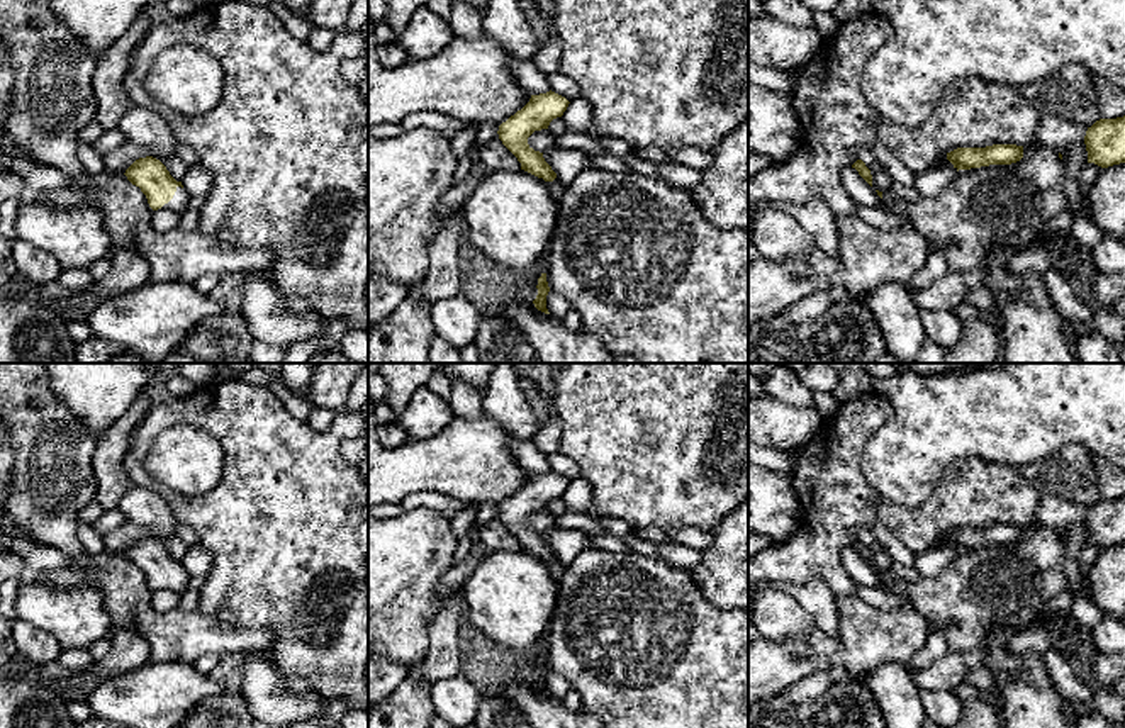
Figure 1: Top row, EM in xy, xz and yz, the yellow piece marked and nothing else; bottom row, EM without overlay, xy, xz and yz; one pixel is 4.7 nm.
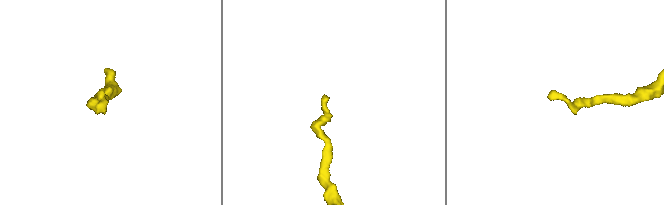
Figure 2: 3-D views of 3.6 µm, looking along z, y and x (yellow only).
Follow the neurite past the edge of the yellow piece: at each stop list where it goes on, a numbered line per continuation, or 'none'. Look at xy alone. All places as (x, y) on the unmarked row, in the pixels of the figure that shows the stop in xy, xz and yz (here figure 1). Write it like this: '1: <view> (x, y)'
1: xy (180, 579)

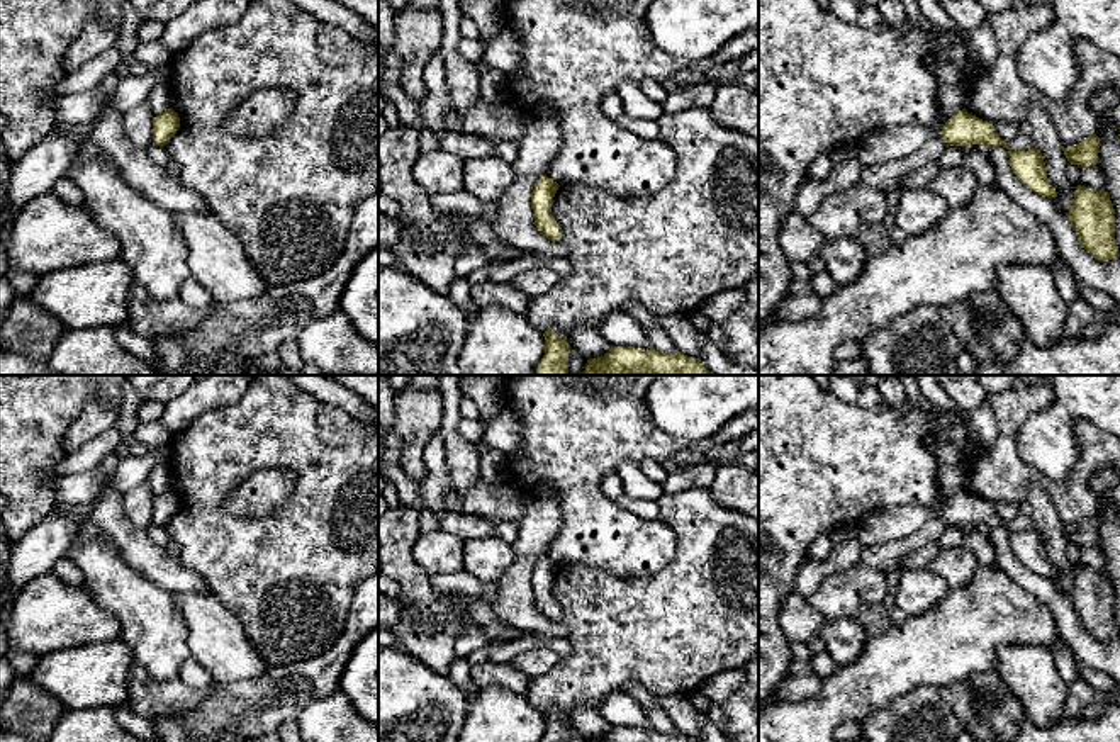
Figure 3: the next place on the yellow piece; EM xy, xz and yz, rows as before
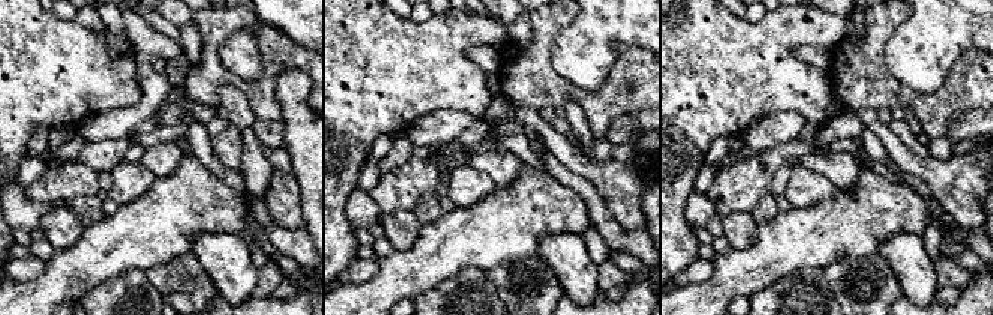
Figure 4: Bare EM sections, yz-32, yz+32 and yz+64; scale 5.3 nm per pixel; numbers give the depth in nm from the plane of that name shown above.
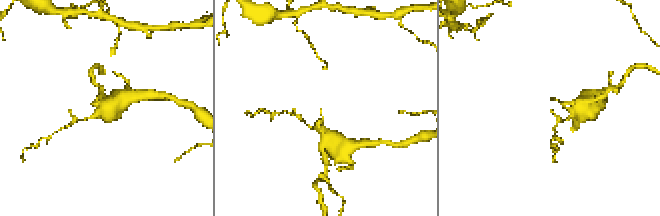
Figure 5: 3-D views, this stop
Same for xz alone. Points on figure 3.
none

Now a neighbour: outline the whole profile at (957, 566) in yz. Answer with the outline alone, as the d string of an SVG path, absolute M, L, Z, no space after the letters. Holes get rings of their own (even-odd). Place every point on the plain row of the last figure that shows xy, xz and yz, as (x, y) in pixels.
M950 547L942 550L925 567L944 577L950 587L964 587L977 572L979 562L971 550L964 547Z

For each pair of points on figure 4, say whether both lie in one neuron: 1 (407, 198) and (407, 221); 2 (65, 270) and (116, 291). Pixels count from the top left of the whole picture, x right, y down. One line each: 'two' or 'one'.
1: two
2: two

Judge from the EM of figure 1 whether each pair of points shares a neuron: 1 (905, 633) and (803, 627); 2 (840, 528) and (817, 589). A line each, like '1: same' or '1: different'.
1: different
2: different

